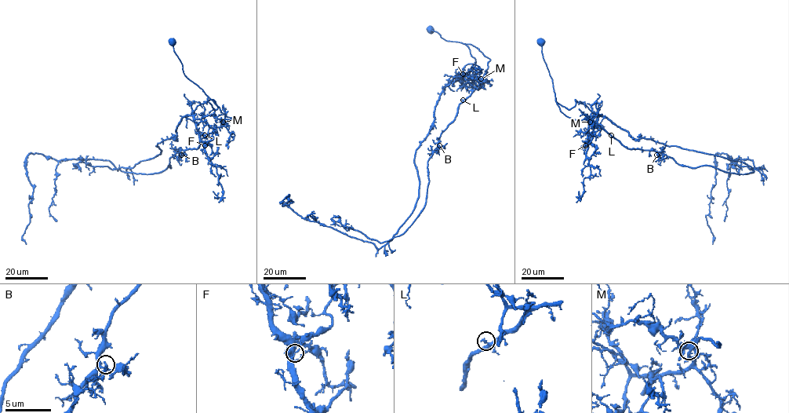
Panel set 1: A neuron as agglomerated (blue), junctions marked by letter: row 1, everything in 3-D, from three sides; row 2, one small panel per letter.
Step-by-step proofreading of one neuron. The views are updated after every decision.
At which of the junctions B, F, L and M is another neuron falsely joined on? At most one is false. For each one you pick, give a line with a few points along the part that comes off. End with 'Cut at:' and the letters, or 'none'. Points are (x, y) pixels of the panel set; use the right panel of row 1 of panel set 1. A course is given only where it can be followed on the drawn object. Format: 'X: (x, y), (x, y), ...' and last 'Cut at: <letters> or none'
F: (585, 145), (601, 115), (636, 139), (760, 168), (752, 160), (714, 155), (705, 216), (712, 244)
Cut at: F

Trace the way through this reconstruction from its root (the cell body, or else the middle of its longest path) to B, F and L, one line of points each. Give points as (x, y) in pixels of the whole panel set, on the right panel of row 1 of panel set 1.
B: (539, 42), (554, 100), (561, 112), (579, 121), (587, 119), (628, 148), (654, 150), (656, 155)
F: (539, 42), (556, 101), (569, 110), (575, 104), (575, 100), (593, 114), (588, 143), (585, 145)
L: (539, 42), (543, 59), (552, 79), (554, 100), (561, 111), (575, 120), (587, 118), (611, 135)

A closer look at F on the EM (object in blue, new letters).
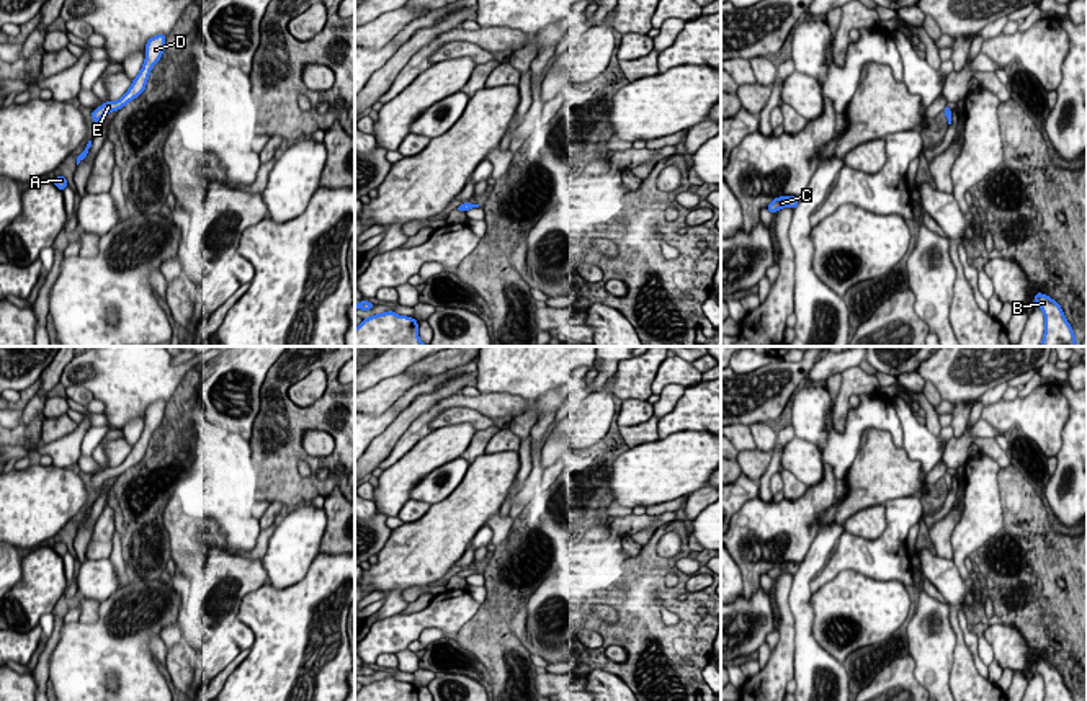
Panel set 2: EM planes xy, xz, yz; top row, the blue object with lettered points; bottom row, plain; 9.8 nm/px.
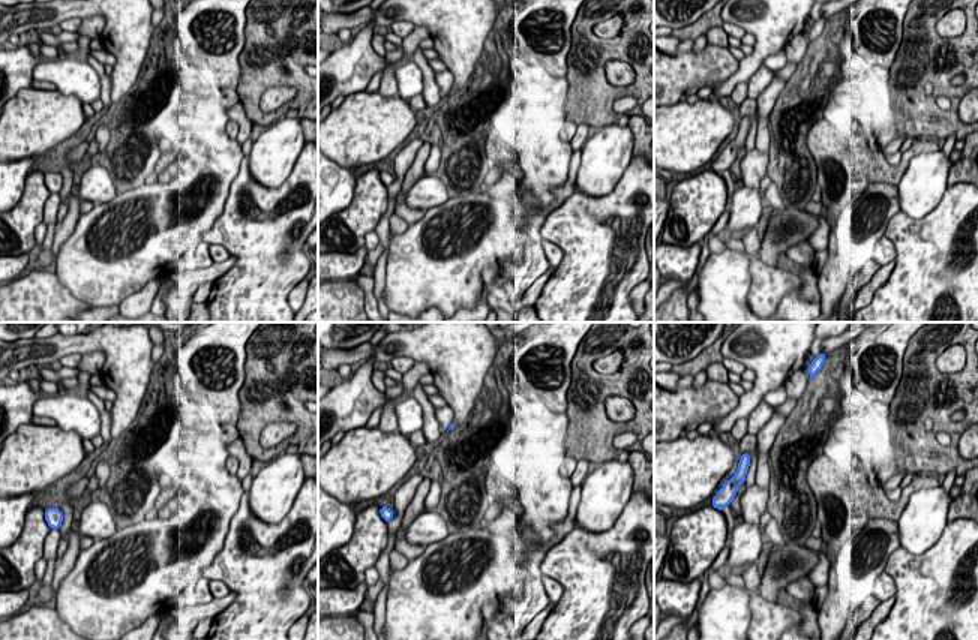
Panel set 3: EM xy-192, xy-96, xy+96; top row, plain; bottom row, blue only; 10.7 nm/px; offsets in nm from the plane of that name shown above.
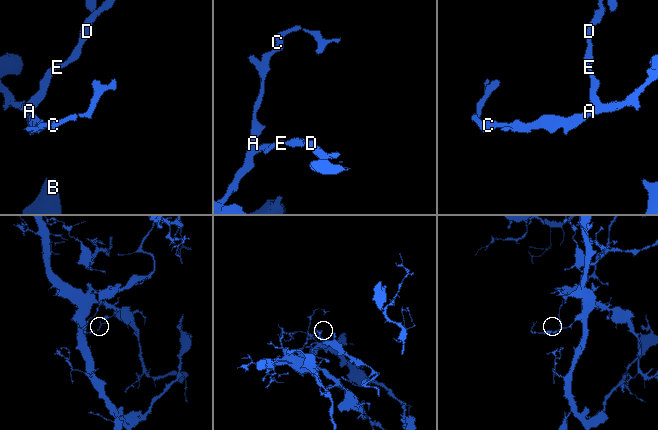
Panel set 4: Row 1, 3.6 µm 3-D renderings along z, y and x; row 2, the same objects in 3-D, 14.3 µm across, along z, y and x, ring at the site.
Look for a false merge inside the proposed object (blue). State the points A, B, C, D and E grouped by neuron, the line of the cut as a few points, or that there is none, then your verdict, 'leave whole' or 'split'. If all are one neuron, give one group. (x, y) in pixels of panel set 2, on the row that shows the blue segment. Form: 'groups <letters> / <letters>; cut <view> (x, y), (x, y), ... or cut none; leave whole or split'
groups A B C / D E; cut xy (97, 108), (102, 116); split

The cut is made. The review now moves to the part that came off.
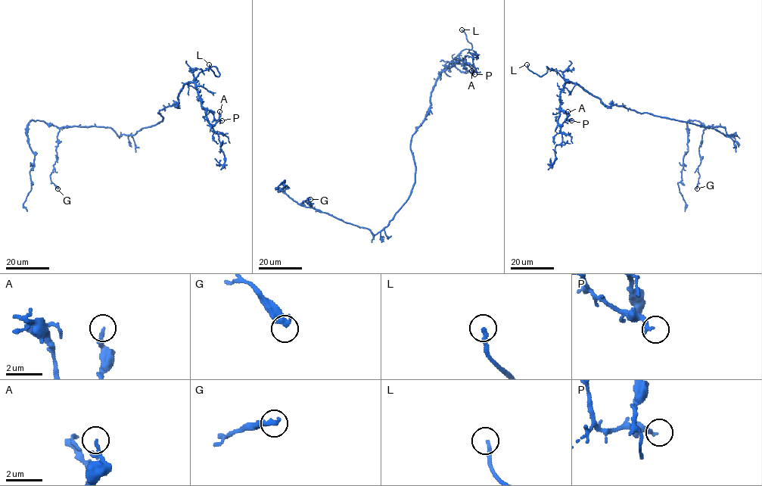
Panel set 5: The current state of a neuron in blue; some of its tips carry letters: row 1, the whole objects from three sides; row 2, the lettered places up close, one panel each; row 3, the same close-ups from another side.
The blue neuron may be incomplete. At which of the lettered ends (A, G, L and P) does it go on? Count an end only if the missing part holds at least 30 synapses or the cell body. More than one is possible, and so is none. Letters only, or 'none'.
L

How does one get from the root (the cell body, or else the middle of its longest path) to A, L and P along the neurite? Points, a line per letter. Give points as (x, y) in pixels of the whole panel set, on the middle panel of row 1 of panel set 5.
A: (407, 199), (415, 175), (410, 141), (428, 110), (433, 86), (438, 76), (450, 63), (461, 60), (471, 70)
L: (407, 199), (415, 175), (410, 141), (428, 110), (432, 87), (450, 62), (462, 51), (472, 47), (461, 29)
P: (407, 199), (415, 175), (410, 141), (428, 110), (432, 87), (438, 76), (452, 62), (460, 63), (474, 74)

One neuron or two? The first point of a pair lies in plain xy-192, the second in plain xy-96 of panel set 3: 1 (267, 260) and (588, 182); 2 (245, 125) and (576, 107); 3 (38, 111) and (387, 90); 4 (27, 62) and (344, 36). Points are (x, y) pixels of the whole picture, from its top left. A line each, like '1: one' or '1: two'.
1: two
2: two
3: two
4: two

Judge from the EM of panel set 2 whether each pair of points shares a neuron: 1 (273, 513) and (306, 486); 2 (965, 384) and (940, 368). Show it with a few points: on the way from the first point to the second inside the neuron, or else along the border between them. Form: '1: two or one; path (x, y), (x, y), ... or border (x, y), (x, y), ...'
1: two; border (270, 502), (278, 502), (285, 509)
2: one; path (958, 378), (947, 368)

